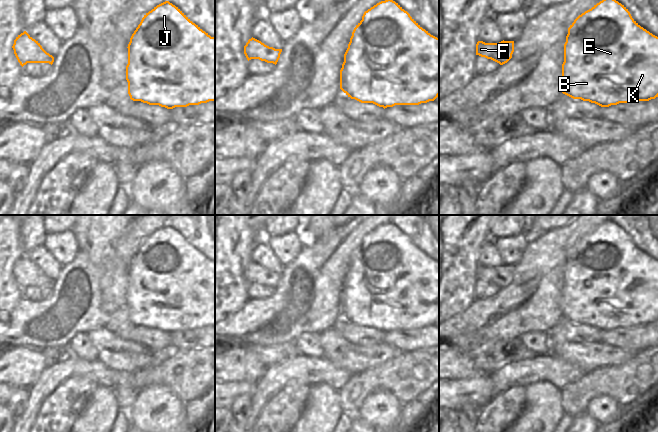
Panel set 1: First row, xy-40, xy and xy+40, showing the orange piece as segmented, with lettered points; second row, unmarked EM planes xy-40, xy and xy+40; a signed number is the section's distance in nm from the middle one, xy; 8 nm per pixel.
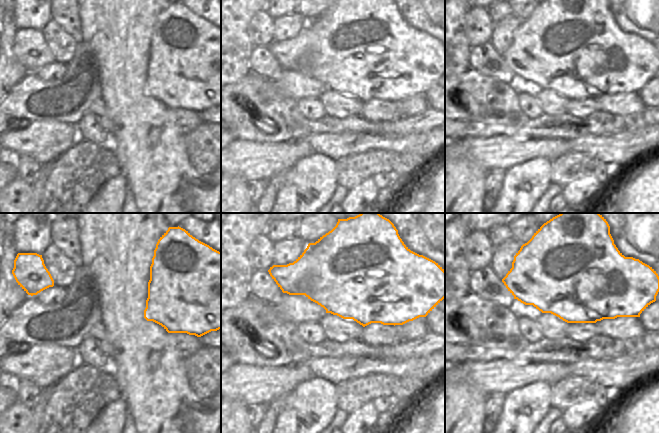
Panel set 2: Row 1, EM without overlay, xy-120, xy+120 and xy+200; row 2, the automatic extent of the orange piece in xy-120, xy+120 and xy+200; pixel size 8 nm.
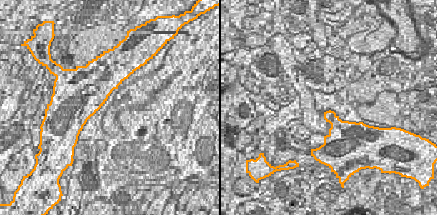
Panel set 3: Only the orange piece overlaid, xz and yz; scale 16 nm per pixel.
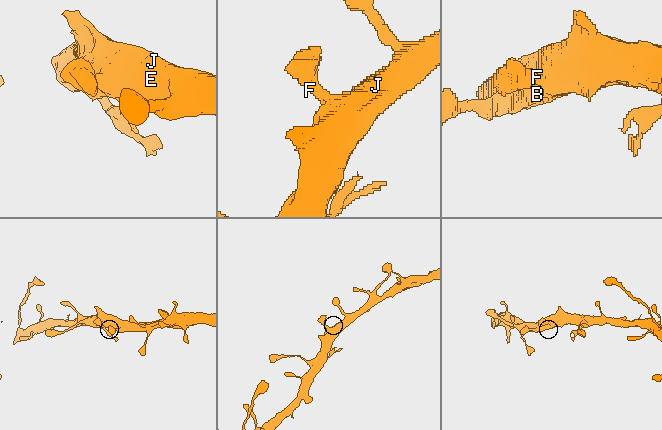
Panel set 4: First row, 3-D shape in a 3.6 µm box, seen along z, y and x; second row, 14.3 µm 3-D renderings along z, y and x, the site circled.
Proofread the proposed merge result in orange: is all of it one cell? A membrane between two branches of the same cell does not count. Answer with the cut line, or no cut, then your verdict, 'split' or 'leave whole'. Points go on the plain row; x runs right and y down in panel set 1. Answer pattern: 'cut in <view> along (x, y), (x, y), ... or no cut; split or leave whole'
no cut; leave whole

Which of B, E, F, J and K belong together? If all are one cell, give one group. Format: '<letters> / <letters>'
B E F J K

